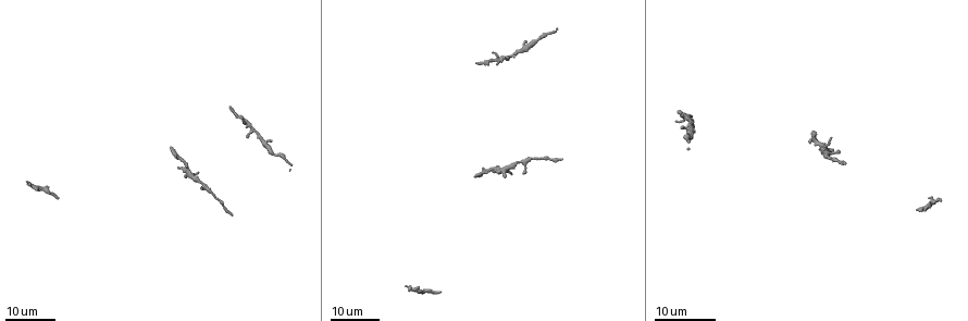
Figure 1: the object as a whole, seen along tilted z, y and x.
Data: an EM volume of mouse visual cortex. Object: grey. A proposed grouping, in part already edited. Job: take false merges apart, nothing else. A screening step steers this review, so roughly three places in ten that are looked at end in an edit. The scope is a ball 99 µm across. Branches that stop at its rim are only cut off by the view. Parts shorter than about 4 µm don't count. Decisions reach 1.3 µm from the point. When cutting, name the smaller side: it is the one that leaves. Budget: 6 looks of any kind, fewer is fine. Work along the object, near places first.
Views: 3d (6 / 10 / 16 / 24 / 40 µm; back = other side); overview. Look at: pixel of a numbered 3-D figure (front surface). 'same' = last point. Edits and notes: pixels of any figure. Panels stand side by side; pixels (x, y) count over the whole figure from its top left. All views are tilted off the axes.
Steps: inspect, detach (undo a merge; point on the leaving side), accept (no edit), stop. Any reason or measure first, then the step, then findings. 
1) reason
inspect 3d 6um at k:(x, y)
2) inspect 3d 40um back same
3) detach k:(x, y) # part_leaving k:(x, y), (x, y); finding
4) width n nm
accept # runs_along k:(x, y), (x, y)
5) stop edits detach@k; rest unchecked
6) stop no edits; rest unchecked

a fork
inspect 3d 16um at 1:(252, 128)

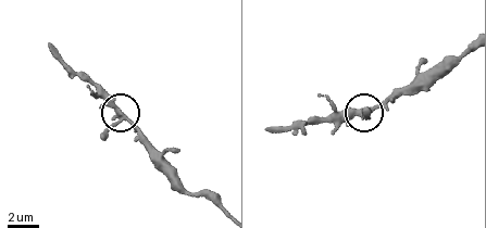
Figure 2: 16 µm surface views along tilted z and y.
inspect 3d 10um at 2:(122, 115)

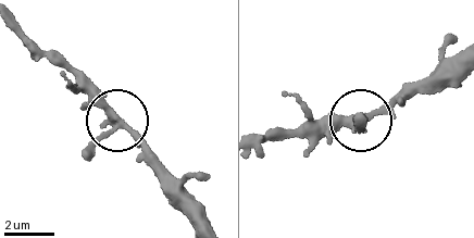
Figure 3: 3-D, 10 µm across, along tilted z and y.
other side
inspect 3d 10um back at 3:(116, 119)

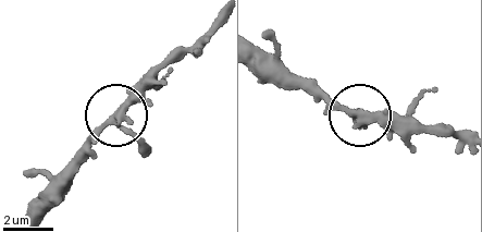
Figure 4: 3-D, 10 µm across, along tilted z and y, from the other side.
accept # continuous, no second cell

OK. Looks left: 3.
inspect 3d 16um at 1:(527, 158)

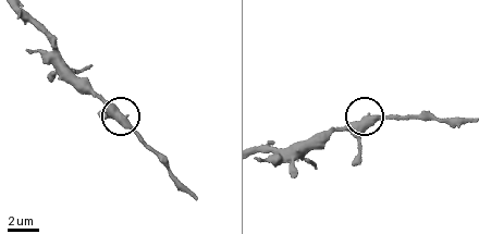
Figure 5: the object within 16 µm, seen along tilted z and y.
inspect 3d 10um at 5:(126, 118)

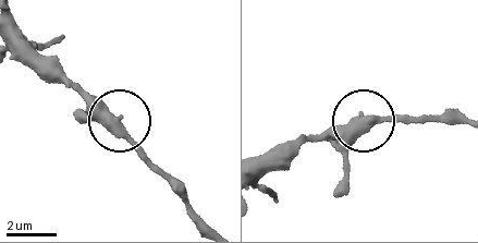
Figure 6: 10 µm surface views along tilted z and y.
accept # continuous, no second cell

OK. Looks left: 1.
stop no edits; rest unchecked

